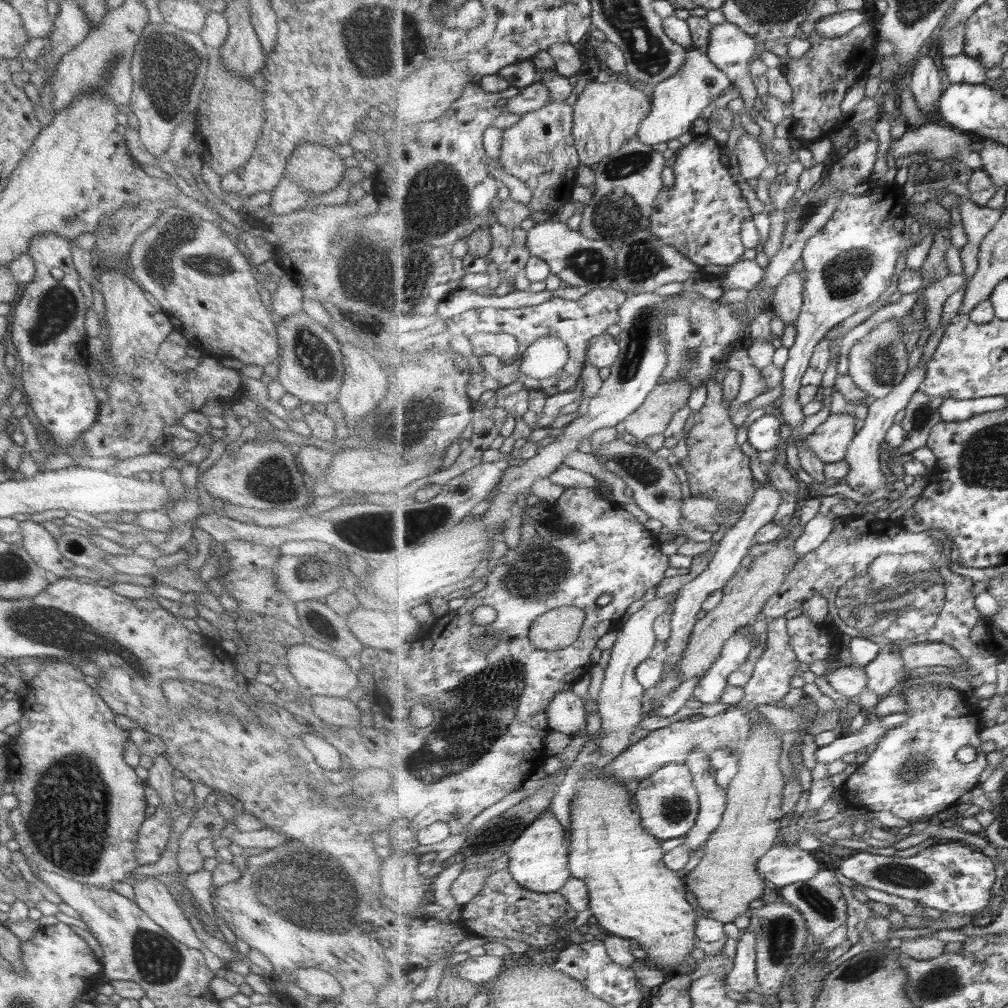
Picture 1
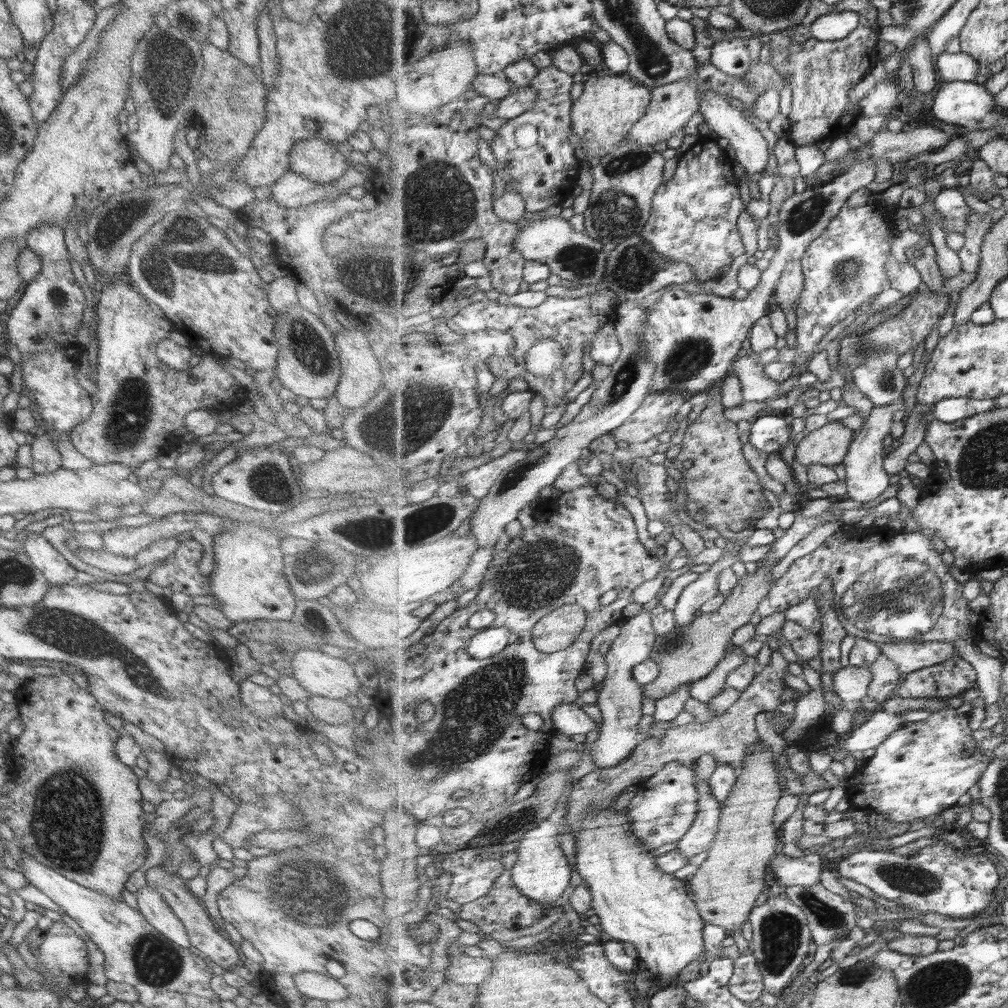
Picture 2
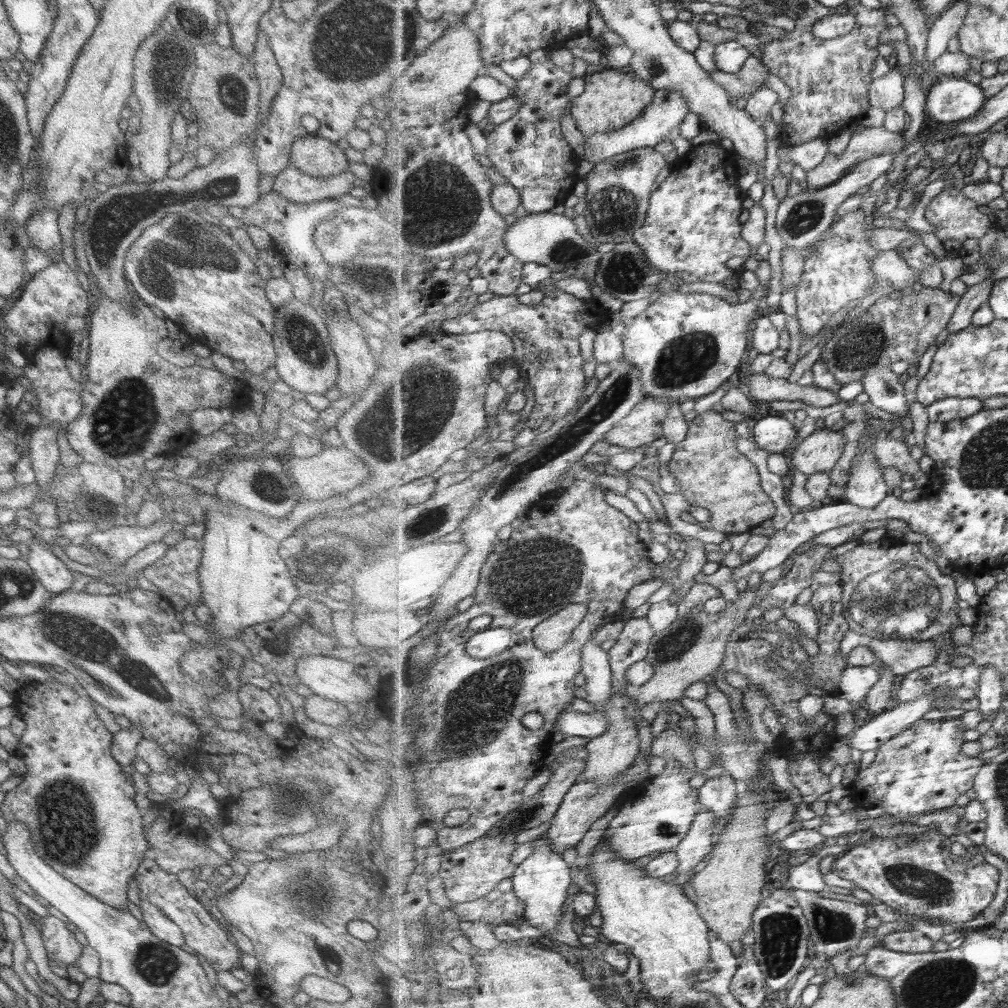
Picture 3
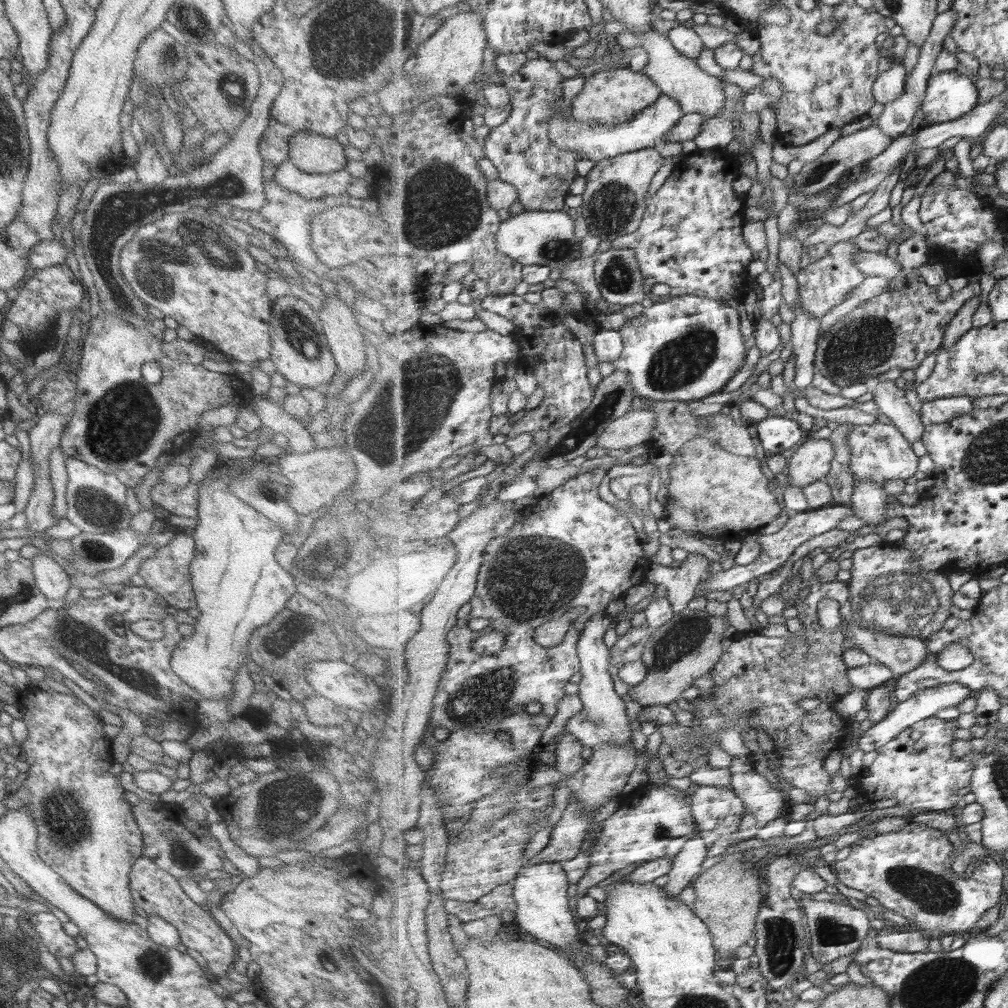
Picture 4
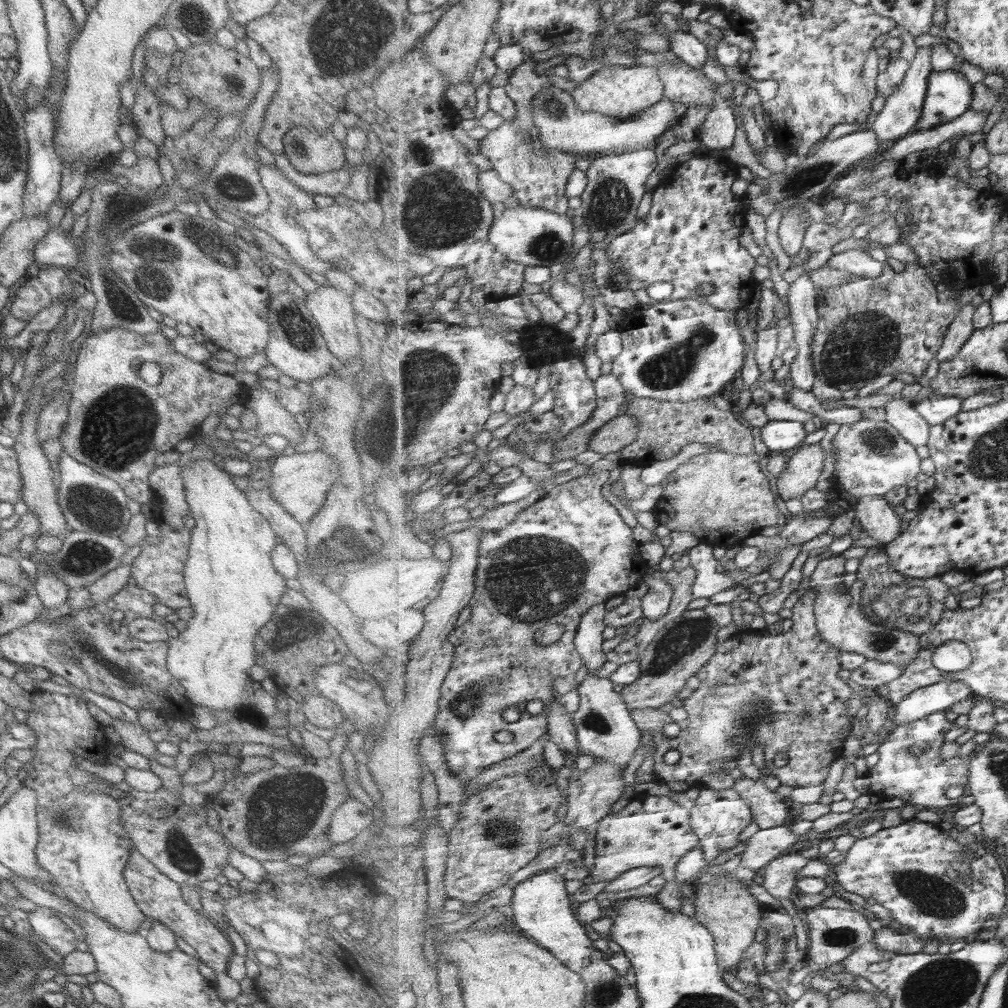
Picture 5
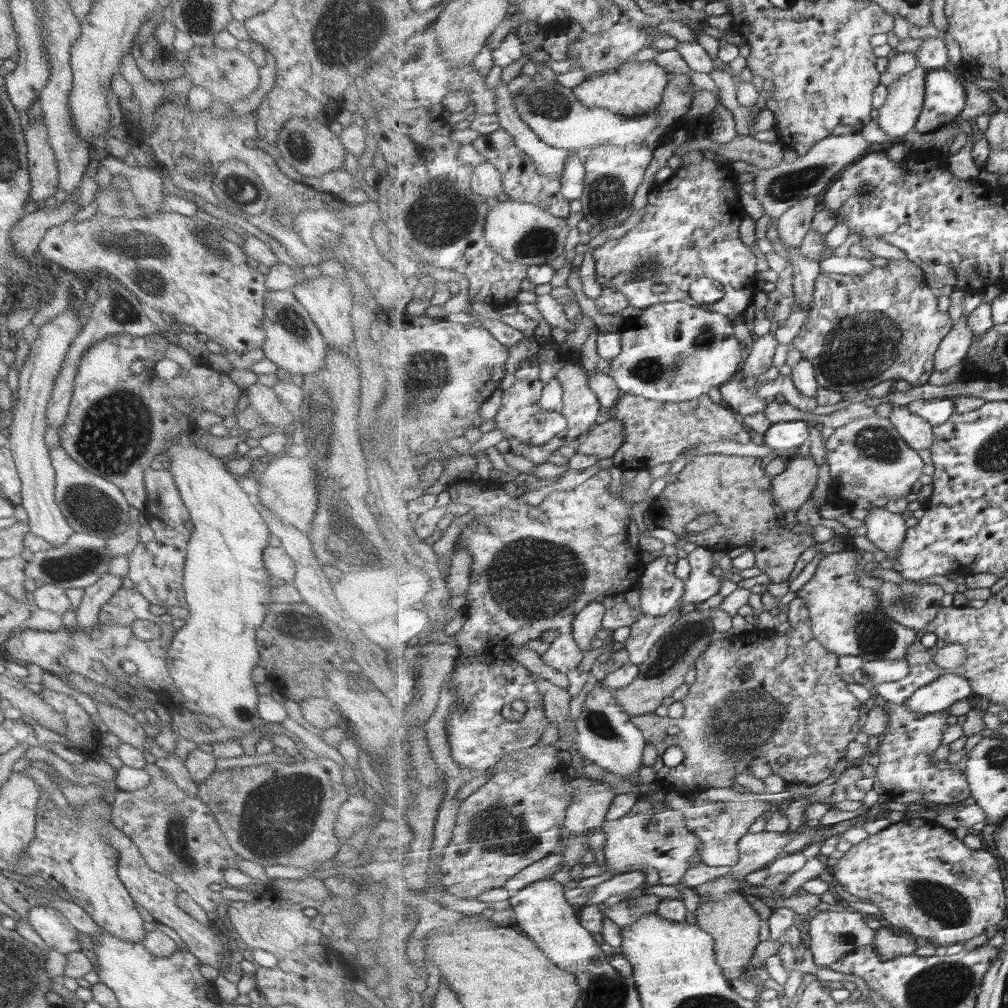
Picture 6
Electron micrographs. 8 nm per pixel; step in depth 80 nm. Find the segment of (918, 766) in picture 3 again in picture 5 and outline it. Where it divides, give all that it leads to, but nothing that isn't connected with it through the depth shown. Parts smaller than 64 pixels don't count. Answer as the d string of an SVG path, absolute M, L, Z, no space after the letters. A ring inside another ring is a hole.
M937 712L921 720L898 726L879 747L879 760L866 773L870 779L868 792L878 797L900 798L916 810L939 810L949 808L953 804L961 804L965 796L972 795L969 764L945 766L945 760L941 758L941 748L945 744L946 734L954 725L954 722L945 716L945 712ZM949 786L962 786L964 792L960 797L949 798Z

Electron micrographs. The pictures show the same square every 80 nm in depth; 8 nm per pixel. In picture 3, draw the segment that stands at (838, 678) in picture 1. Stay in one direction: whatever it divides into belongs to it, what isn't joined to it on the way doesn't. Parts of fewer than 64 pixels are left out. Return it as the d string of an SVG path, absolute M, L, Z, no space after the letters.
M879 664L873 666L851 666L843 671L843 680L838 695L852 702L855 708L864 706L869 692L881 680Z

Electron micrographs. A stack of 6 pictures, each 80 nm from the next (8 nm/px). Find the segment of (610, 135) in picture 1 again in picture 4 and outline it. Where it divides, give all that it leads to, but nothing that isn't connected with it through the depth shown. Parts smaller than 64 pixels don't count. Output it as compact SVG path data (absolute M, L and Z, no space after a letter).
M626 66L607 67L585 78L585 85L572 99L572 116L579 122L600 122L609 126L633 120L643 109L650 107L664 92L645 75L645 72L633 72Z

